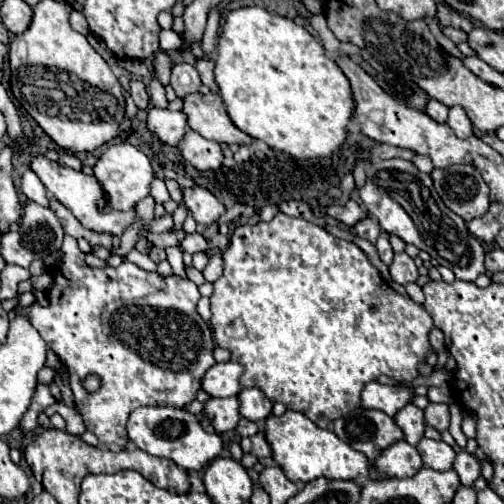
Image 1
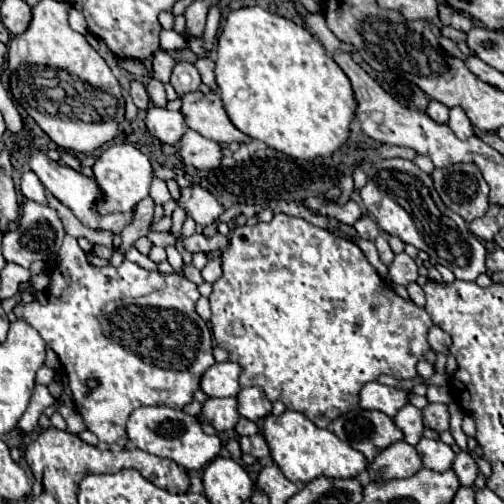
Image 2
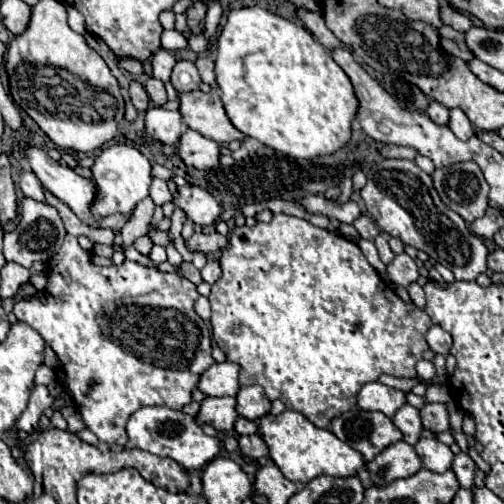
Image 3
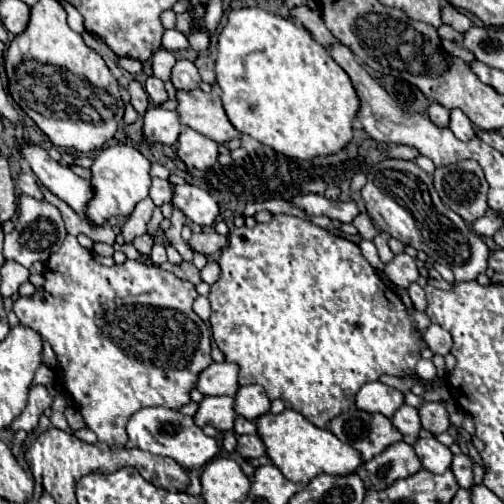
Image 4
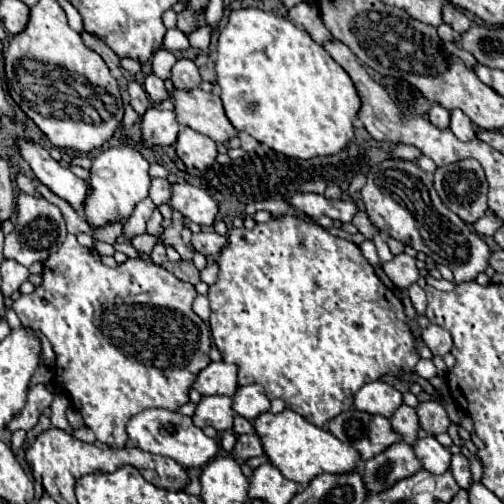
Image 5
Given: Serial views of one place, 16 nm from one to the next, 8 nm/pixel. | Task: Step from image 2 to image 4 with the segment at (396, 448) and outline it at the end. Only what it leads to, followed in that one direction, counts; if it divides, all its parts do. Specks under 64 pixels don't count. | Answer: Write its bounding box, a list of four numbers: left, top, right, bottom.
[366,442,422,488]

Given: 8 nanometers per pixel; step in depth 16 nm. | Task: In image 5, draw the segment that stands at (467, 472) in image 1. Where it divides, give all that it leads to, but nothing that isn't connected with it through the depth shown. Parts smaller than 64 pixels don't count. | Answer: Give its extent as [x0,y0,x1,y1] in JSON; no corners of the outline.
[450,454,472,488]

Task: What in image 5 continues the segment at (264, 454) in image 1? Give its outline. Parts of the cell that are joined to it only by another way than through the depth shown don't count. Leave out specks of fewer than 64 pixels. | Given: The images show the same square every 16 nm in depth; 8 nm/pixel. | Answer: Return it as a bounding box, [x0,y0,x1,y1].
[232,434,264,460]

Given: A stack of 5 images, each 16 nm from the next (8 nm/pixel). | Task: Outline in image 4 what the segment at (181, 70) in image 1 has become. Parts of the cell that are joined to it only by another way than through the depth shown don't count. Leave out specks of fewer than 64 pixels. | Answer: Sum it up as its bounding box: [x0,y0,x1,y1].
[172,60,200,90]

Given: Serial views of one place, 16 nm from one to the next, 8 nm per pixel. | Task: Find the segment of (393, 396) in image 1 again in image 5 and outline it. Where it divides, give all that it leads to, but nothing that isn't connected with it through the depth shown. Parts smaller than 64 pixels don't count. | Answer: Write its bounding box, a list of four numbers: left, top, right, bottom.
[354,380,402,418]

